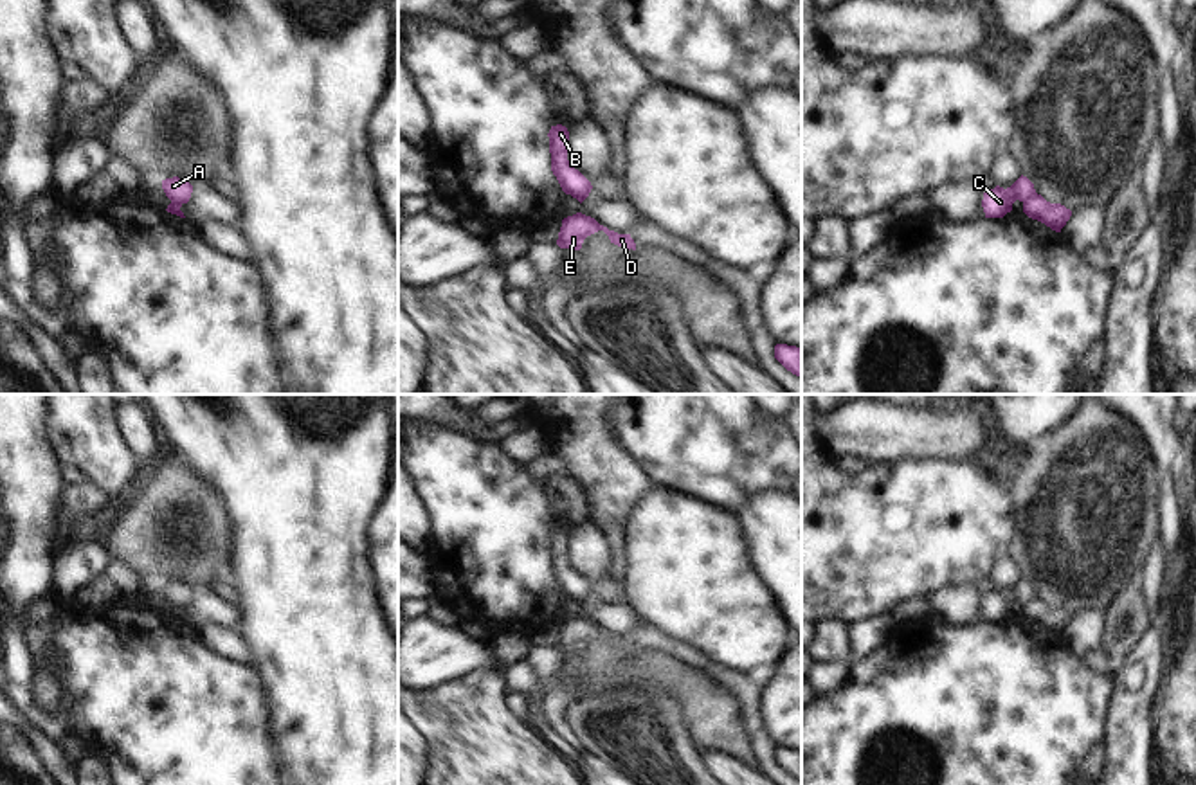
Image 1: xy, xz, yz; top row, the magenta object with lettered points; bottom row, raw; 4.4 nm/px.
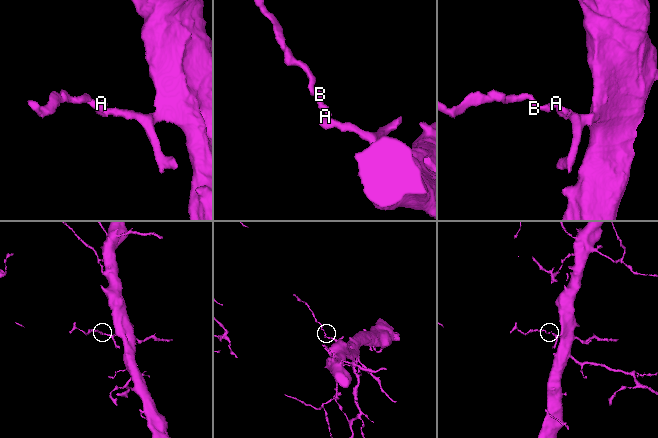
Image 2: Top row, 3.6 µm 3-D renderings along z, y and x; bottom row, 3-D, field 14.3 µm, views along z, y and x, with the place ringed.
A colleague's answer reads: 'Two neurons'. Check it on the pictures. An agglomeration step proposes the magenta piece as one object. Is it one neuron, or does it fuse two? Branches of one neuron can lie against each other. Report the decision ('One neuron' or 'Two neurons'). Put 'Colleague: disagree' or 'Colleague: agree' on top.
Colleague: agree
Two neurons.

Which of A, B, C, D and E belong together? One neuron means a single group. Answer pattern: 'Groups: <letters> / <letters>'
Groups: A B C / D E.

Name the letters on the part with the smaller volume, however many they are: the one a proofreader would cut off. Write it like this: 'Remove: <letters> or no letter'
Remove: A, B, C

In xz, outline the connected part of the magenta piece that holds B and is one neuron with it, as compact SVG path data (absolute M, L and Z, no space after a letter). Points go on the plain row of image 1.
M551 529L549 537L549 556L551 556L551 574L557 580L562 594L571 598L580 607L589 600L593 589L591 585L575 573L567 564L566 547L569 544L569 535L566 529Z

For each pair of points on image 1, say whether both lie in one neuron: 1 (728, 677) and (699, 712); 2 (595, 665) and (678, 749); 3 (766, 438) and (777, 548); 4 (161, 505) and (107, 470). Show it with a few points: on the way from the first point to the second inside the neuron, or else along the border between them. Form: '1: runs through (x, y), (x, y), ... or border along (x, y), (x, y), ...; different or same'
1: border along (685, 663), (715, 679), (737, 701), (741, 724); different
2: border along (660, 690), (607, 688), (579, 701); different
3: border along (782, 492), (752, 494), (733, 512); different
4: border along (144, 467), (141, 478); different

